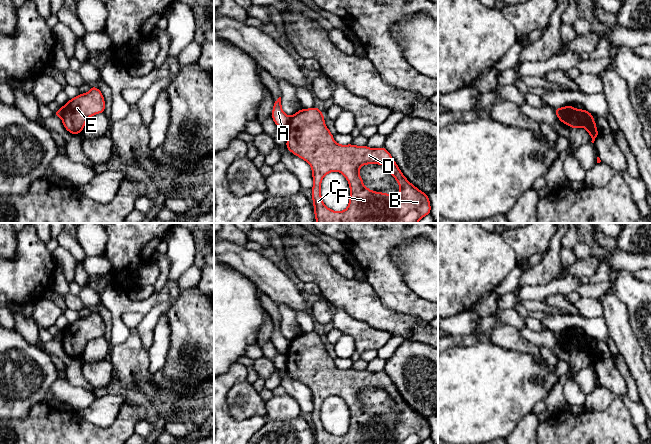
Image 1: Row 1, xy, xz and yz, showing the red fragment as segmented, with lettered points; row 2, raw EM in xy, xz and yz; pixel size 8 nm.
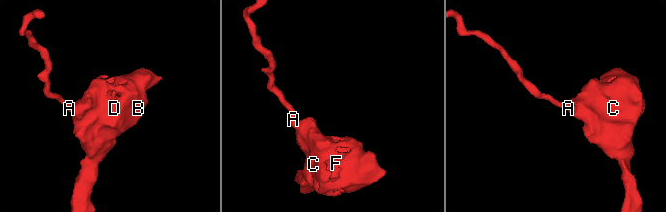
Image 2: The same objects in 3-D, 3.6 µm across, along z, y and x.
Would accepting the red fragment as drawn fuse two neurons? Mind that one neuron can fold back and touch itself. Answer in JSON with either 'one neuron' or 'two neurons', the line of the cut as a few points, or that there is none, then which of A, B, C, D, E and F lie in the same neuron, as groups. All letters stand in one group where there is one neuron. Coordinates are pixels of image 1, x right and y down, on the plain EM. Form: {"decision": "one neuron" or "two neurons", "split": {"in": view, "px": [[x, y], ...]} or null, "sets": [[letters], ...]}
{"decision": "two neurons", "split": {"in": "xz", "px": [[290, 341], [285, 353]]}, "sets": [["A"], ["B", "C", "D", "E", "F"]]}

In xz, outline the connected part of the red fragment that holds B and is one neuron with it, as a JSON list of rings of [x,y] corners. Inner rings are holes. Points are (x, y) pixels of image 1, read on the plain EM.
[[[316,331],[301,333],[289,343],[286,372],[296,380],[308,386],[312,392],[314,409],[312,424],[316,444],[420,444],[431,435],[428,419],[412,409],[401,397],[390,377],[384,372],[371,373],[367,370],[339,369],[324,347],[322,335]],[[365,388],[380,388],[385,390],[395,401],[400,410],[398,419],[373,416],[363,409],[359,392]],[[332,395],[343,398],[350,409],[350,425],[346,434],[332,435],[323,427],[320,411],[323,401]]]

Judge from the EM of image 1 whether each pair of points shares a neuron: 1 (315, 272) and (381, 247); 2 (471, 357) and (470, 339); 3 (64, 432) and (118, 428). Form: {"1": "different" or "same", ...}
{"1": "different", "2": "different", "3": "same"}

